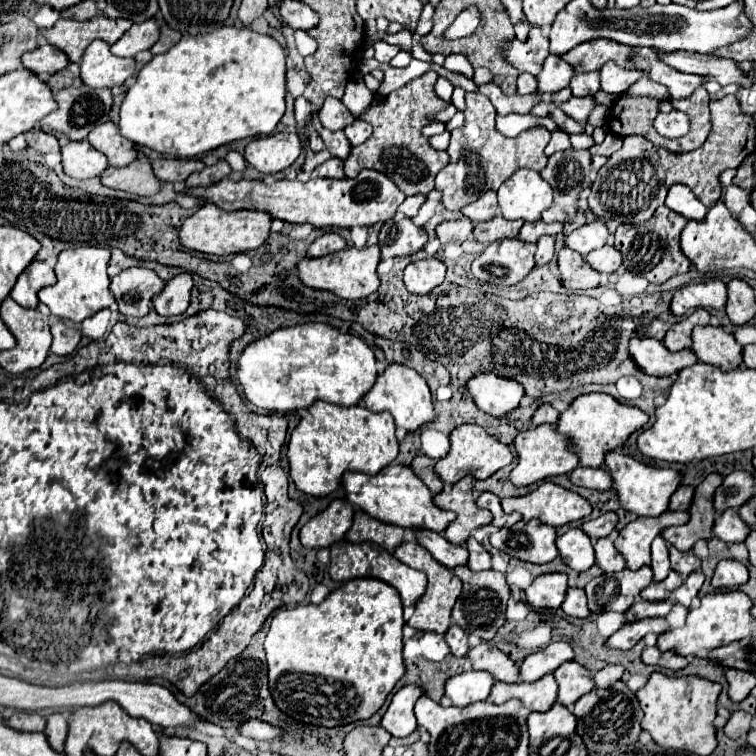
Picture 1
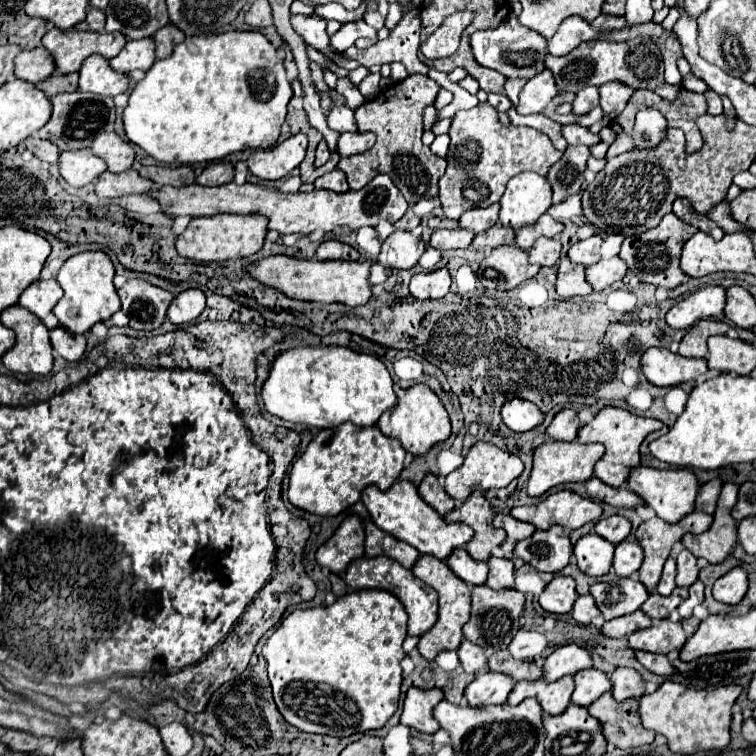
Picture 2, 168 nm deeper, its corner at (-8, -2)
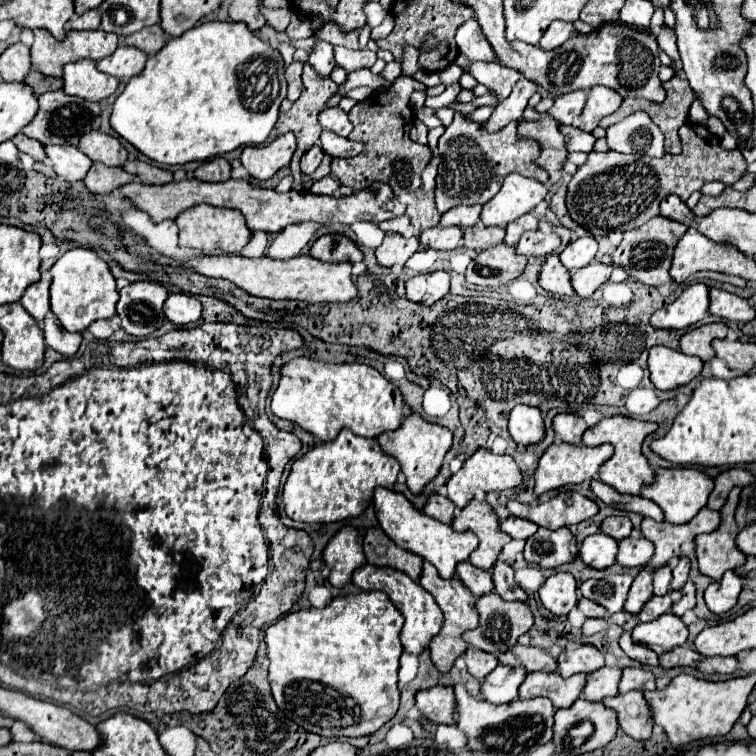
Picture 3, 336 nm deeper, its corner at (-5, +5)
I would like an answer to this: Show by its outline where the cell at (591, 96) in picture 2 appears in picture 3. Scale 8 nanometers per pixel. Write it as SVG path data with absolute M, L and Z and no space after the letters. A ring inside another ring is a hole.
M570 92L570 94L562 94L556 96L552 108L548 110L548 114L558 122L558 124L574 124L576 118L580 116L582 108L586 104L586 92Z

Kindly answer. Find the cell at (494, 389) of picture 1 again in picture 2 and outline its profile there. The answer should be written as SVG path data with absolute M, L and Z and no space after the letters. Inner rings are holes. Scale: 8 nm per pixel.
M509 399L501 407L501 417L505 425L515 431L529 431L543 423L543 413L535 403L527 403L527 399Z

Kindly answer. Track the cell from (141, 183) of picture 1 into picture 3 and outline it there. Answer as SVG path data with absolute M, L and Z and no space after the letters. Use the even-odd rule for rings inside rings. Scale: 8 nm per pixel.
M92 162L92 168L84 178L84 186L96 194L108 194L132 180L136 180L136 176L128 176L128 172L124 172L122 168L110 168L100 162Z

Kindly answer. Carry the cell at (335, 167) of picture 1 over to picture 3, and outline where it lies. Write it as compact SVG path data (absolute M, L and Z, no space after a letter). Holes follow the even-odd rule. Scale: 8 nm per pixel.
M326 176L326 178L318 180L318 182L314 182L312 188L310 188L310 192L322 194L322 196L336 196L336 198L342 196L342 194L340 194L340 184L338 184L338 180L334 180L332 176Z

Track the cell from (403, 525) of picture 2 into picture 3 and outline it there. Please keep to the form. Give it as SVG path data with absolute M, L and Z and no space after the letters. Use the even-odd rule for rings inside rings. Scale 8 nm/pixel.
M378 488L374 492L374 510L376 518L386 532L386 536L400 548L418 554L420 558L428 560L436 566L440 578L448 580L456 576L456 566L460 562L466 562L470 554L478 548L478 540L472 532L456 532L448 524L440 524L438 520L432 520L424 512L418 512L402 494L392 492L388 488Z

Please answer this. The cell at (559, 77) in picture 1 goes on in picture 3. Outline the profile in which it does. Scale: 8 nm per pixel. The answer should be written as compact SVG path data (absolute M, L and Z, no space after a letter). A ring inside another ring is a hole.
M518 80L518 84L514 86L514 90L512 90L512 94L506 98L506 100L502 100L500 104L498 104L498 108L494 108L494 112L492 112L492 116L484 122L484 128L488 130L488 132L498 132L498 130L502 130L508 122L512 122L512 120L520 120L522 118L522 112L524 112L524 108L528 106L528 100L530 100L530 96L536 92L536 84L532 84L530 80Z

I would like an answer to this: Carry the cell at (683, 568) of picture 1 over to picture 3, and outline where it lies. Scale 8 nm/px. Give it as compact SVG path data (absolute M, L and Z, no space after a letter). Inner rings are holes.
M680 558L678 560L678 564L674 566L674 570L672 570L672 590L680 590L684 584L686 584L686 580L688 580L688 572L690 572L690 560L688 558Z

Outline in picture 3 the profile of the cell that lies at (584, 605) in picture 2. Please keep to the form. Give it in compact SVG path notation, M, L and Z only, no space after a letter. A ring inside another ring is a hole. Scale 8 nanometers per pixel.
M580 598L578 610L580 610L586 618L606 618L606 616L608 616L608 612L606 612L604 608L600 608L598 604L594 604L592 600L586 600L586 598Z

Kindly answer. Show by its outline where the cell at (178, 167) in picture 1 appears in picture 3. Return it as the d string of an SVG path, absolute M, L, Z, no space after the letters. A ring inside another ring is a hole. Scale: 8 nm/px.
M126 162L122 166L122 170L130 172L130 174L136 174L140 178L142 184L168 184L172 180L172 172L168 170L162 170L162 168L156 168L152 164L146 164L146 162Z

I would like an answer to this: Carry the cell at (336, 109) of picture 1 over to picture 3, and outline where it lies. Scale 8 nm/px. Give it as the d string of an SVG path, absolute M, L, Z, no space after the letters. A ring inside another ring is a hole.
M338 106L336 108L324 108L324 112L320 112L318 120L320 120L324 130L330 130L338 136L346 138L352 132L352 124L348 120L348 114L342 112Z

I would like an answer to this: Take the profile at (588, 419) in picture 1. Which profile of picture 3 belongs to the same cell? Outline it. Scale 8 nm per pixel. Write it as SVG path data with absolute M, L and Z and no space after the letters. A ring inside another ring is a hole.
M612 416L612 418L602 418L594 428L588 428L582 436L582 444L586 446L600 446L600 444L612 444L614 446L614 456L600 466L600 480L612 488L616 488L620 494L630 494L630 496L640 496L640 490L654 480L654 470L650 468L648 460L642 456L642 442L648 434L656 432L658 424L656 422L642 422L626 416Z

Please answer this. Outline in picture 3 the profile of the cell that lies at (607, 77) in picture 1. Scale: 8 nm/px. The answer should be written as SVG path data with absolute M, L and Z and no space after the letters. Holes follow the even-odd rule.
M600 86L590 88L586 106L584 106L582 114L580 114L582 130L584 132L592 132L598 126L598 122L604 116L616 112L620 108L620 104L622 104L622 96L618 96L610 88L600 88Z

